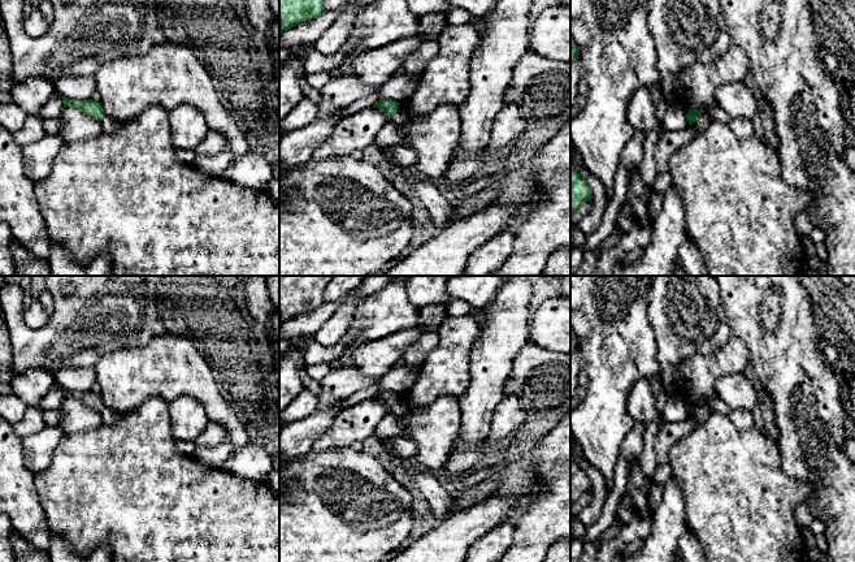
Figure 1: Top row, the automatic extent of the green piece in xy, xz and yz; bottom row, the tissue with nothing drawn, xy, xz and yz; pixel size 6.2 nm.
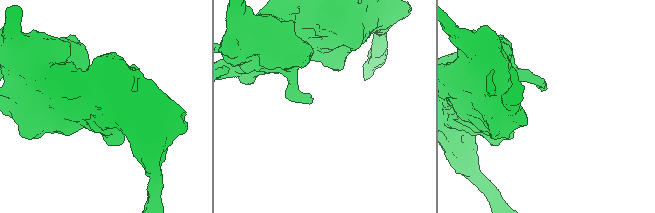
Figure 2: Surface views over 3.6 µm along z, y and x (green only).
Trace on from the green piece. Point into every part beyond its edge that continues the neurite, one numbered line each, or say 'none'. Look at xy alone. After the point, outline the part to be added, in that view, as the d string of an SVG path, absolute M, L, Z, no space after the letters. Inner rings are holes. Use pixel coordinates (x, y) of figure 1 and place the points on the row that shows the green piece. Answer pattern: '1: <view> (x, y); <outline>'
1: xy (109, 126); M107 116L100 121L100 125L103 127L103 133L107 134L113 134L121 127L120 122L116 122Z

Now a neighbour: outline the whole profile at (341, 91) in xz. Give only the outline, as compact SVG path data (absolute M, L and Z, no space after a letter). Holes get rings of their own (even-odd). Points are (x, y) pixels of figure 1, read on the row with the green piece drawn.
M359 46L356 49L342 62L343 73L339 77L330 78L329 82L320 90L321 104L318 105L317 118L329 118L334 113L346 108L353 101L373 95L377 90L366 86L351 68L353 62L365 52Z

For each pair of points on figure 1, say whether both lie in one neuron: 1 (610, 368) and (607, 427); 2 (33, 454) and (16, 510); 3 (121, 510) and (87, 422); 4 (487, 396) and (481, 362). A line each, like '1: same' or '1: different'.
1: same
2: different
3: different
4: same

